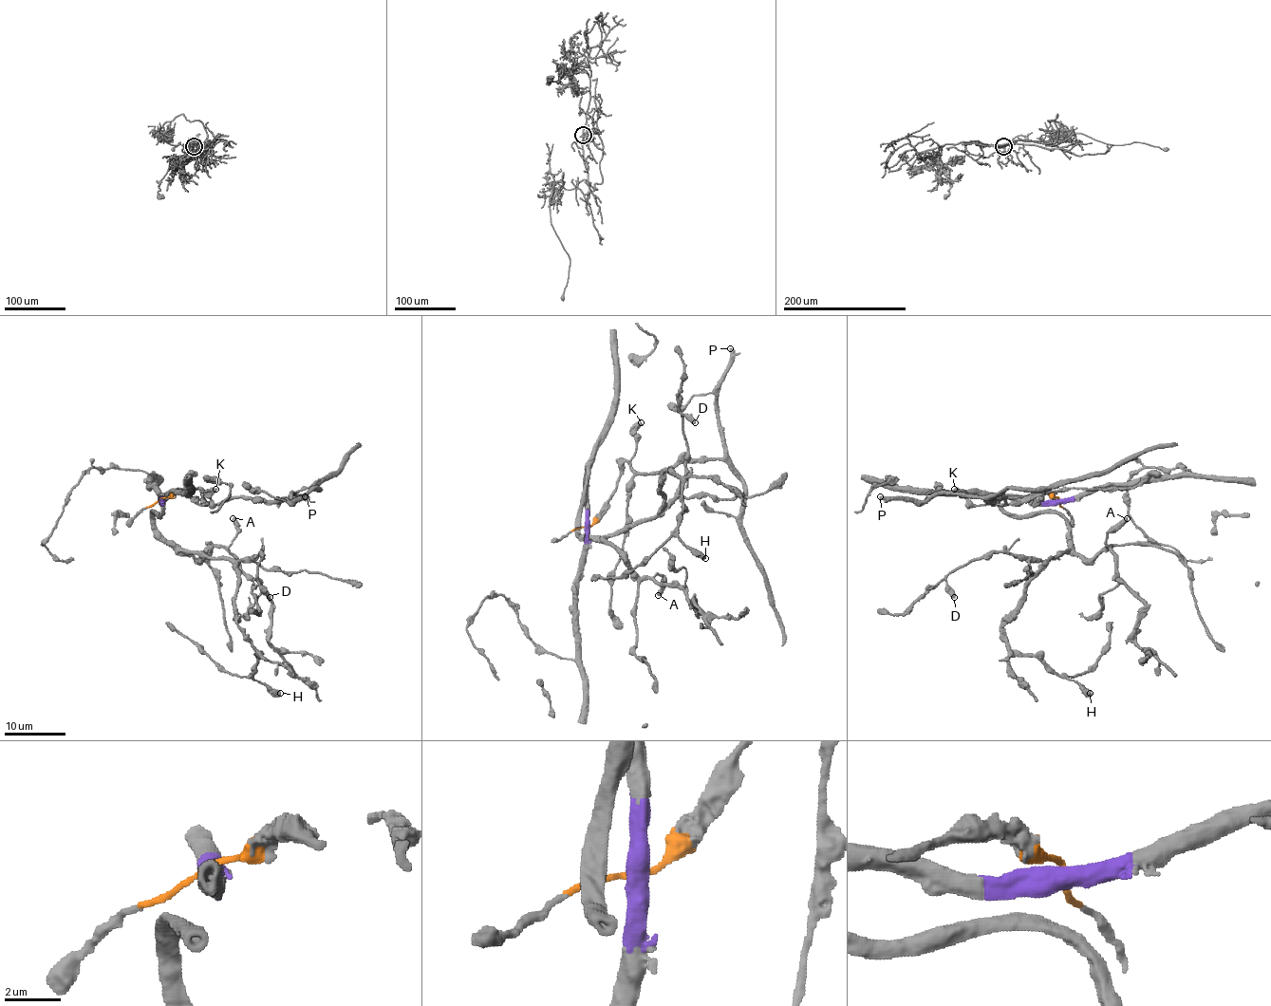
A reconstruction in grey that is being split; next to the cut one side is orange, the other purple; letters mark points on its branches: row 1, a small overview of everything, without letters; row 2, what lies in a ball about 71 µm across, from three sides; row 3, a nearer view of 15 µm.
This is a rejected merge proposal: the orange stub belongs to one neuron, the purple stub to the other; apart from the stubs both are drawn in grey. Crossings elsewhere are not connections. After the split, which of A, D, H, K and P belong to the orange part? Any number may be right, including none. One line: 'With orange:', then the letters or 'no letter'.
With orange: K, P

